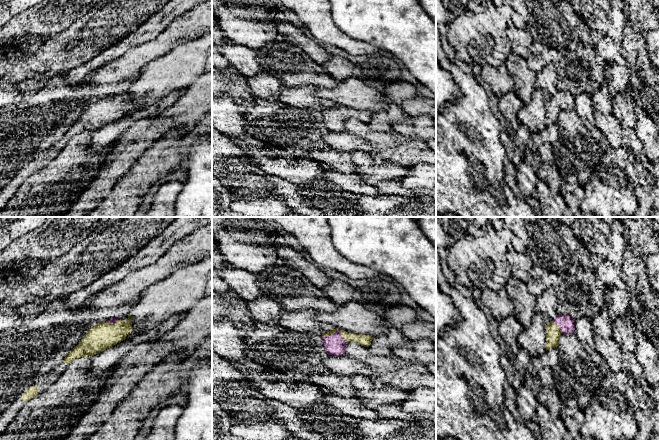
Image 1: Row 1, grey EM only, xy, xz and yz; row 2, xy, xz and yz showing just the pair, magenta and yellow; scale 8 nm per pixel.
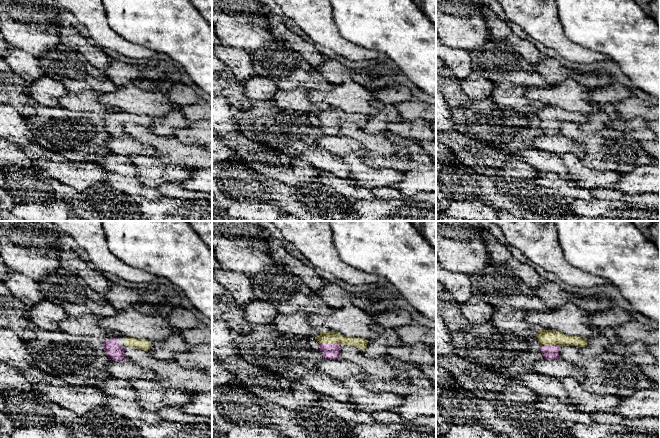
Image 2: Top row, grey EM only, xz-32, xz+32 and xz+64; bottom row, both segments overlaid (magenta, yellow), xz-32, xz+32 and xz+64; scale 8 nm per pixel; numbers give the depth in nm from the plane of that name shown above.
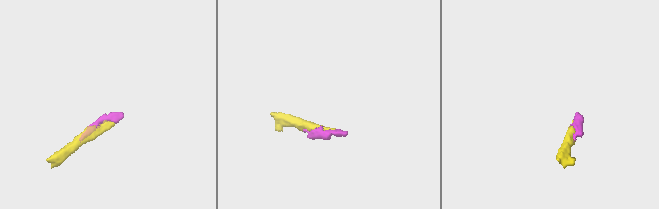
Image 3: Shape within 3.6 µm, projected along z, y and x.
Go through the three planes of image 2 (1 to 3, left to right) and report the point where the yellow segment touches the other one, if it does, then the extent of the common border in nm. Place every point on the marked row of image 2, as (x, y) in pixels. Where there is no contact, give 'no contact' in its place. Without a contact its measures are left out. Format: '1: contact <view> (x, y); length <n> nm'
1: no contact
2: contact xz+32 (331, 343); length 200 nm
3: contact xz+64 (550, 345); length 170 nm

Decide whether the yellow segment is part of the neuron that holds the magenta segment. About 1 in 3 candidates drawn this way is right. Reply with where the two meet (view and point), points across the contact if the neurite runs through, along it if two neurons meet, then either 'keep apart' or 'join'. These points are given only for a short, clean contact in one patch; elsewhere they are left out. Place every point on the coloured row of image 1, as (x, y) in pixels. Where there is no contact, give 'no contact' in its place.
yz (557, 325) | join

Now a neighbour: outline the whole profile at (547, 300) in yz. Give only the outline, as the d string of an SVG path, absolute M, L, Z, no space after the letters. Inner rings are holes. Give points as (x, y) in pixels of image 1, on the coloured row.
M548 287L544 293L537 299L535 313L543 314L547 322L552 321L557 317L556 306L558 302L555 295L555 290Z

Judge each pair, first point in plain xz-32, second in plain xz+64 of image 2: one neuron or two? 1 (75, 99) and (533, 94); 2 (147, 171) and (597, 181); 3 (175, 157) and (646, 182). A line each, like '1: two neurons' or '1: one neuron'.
1: two neurons
2: one neuron
3: two neurons

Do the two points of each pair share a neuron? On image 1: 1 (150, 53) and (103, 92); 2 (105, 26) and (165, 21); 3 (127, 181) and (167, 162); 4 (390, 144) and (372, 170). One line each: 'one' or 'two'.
1: one
2: two
3: one
4: two

